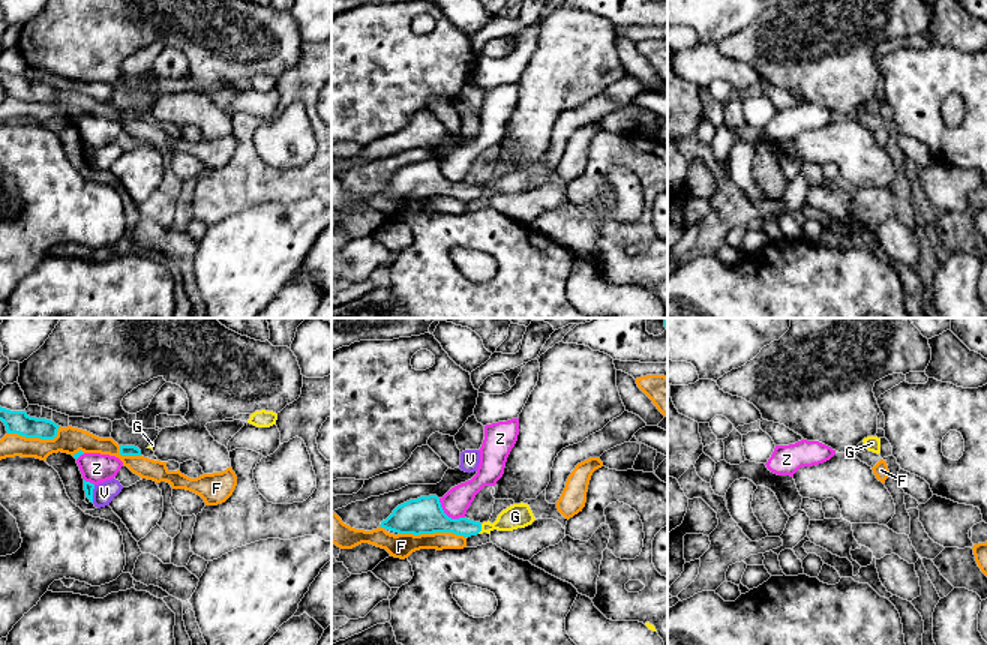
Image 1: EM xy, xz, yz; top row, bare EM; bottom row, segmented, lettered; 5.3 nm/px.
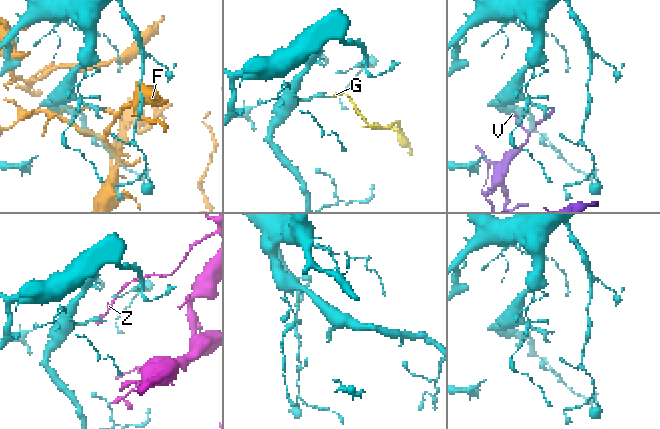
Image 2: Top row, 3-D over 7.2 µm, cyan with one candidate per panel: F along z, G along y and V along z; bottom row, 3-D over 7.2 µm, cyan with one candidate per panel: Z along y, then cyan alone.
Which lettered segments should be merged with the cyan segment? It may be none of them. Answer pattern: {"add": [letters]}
{"add": ["G"]}

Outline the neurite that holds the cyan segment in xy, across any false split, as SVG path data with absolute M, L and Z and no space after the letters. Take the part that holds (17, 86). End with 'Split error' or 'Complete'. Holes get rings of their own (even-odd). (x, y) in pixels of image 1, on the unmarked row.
M2 70L0 84L8 98L18 98L26 102L54 104L60 92L51 84L30 81L26 75L10 75Z. Complete

